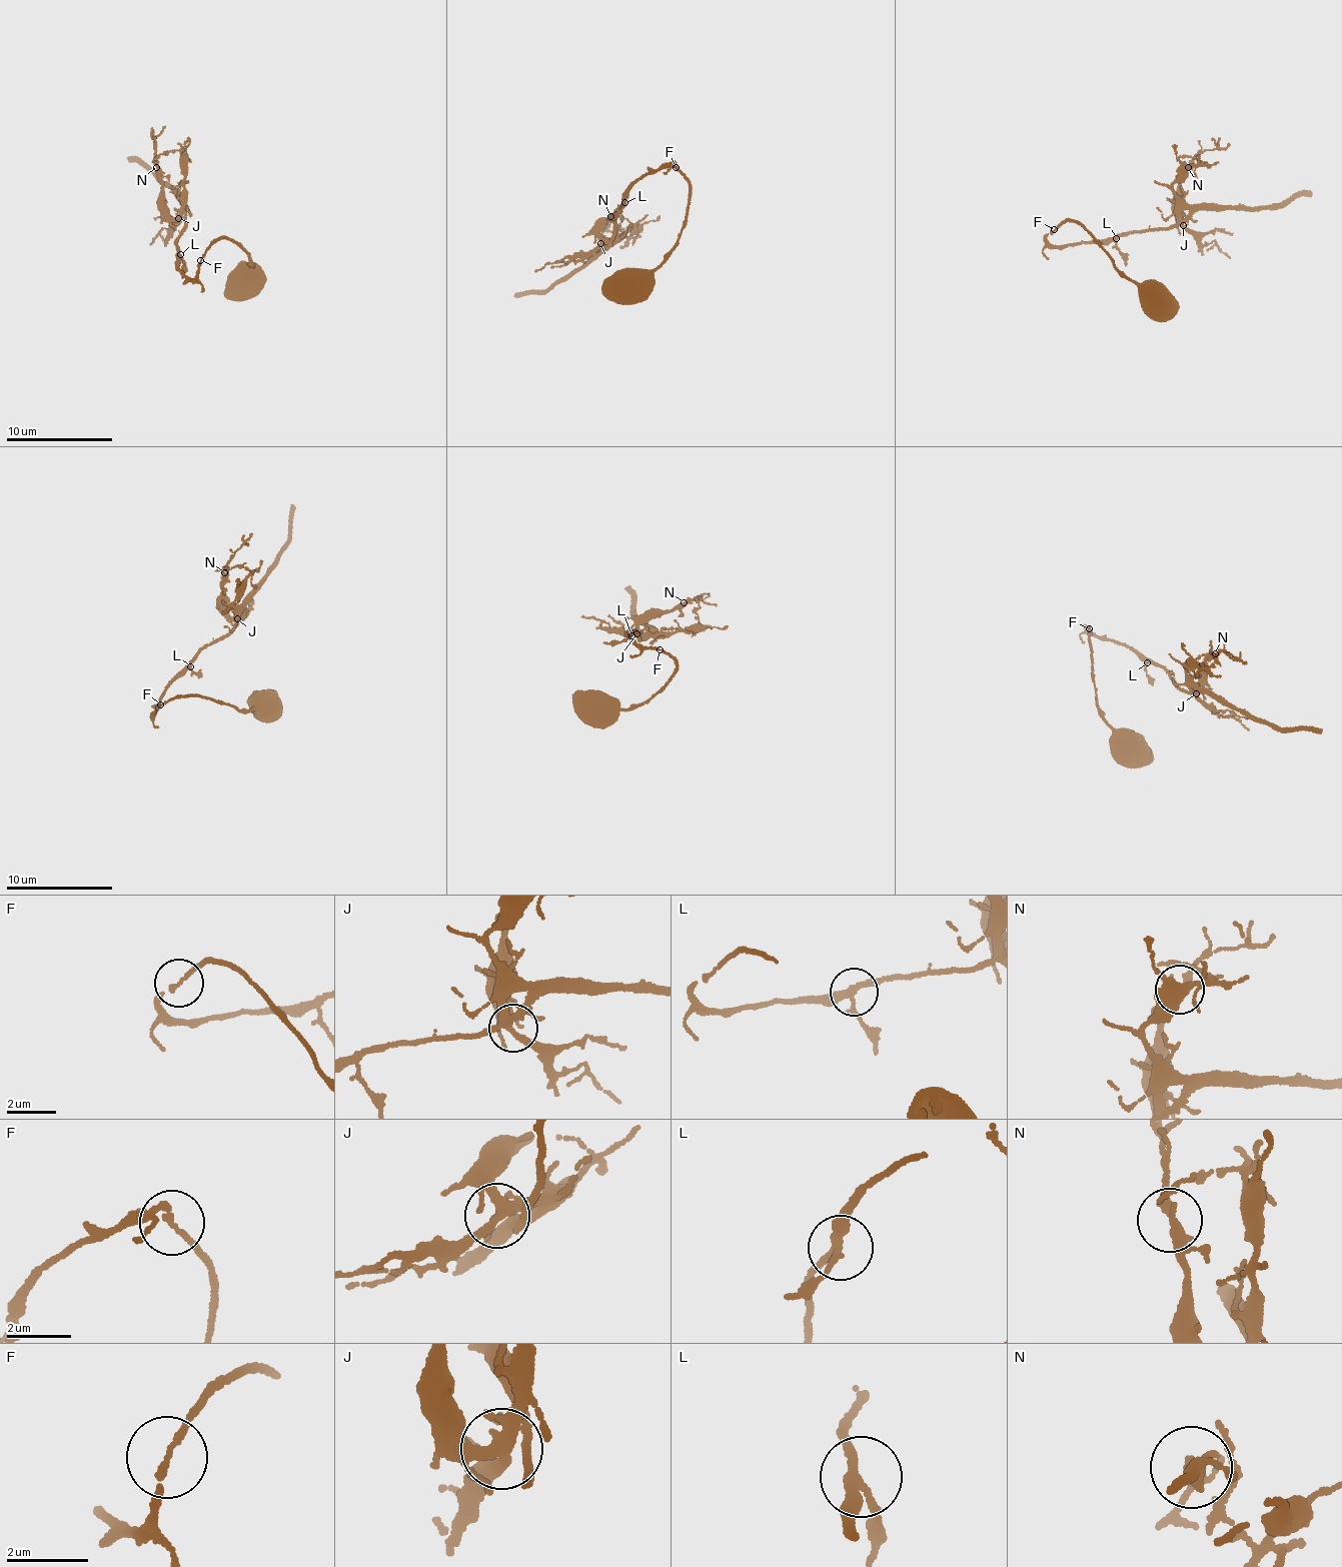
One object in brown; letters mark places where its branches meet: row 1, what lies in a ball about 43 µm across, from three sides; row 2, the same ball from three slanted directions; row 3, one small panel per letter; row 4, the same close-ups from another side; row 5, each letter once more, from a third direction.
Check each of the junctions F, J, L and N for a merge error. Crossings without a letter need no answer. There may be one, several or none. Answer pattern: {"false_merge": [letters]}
{"false_merge": []}

